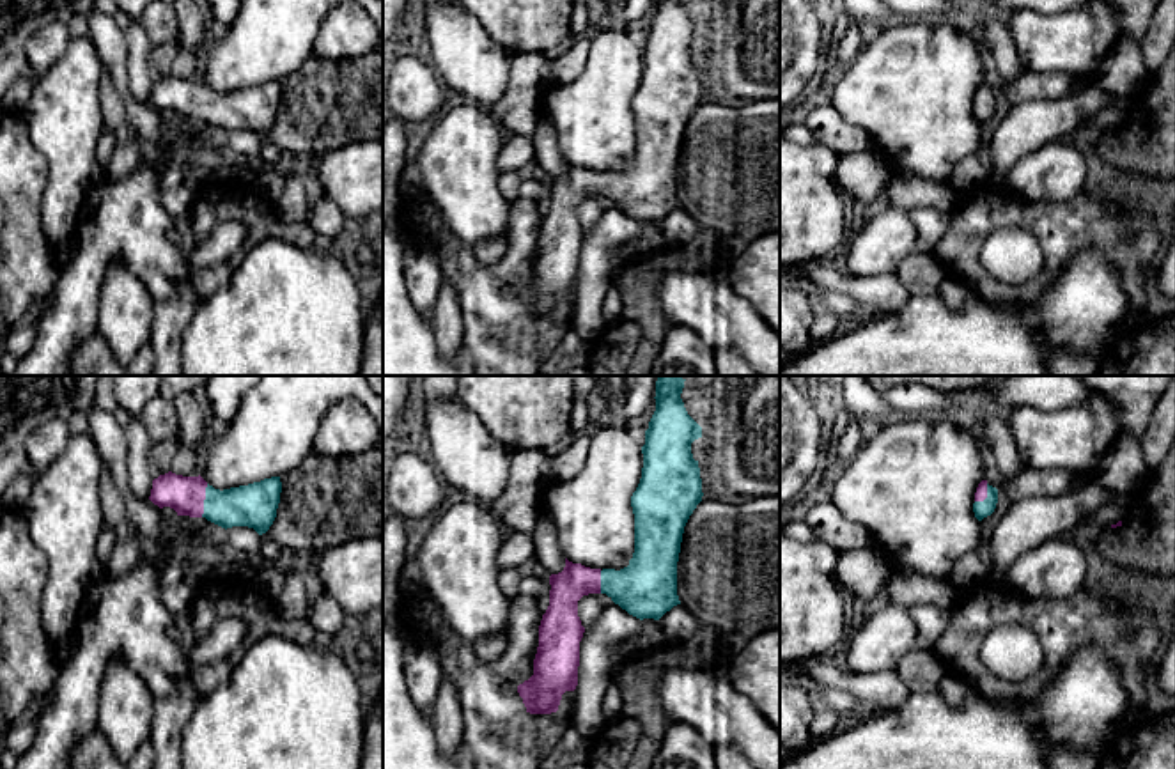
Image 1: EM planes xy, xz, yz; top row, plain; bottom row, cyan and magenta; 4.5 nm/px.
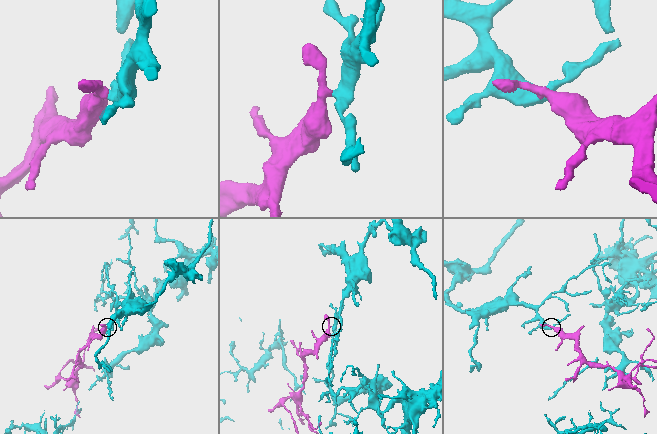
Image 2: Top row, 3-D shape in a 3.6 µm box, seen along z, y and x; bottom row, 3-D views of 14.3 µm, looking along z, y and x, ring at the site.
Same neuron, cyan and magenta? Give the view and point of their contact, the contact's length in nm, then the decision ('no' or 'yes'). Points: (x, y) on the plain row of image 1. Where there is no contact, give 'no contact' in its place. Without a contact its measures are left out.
xy (204, 103) | 160 nm | yes

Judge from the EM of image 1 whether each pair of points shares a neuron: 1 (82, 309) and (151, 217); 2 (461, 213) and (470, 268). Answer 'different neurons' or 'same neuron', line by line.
1: same neuron
2: different neurons

